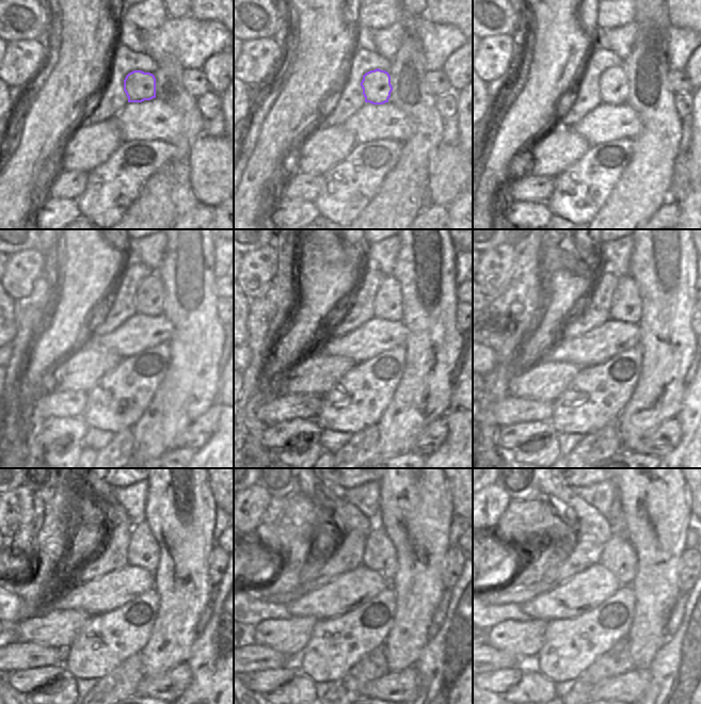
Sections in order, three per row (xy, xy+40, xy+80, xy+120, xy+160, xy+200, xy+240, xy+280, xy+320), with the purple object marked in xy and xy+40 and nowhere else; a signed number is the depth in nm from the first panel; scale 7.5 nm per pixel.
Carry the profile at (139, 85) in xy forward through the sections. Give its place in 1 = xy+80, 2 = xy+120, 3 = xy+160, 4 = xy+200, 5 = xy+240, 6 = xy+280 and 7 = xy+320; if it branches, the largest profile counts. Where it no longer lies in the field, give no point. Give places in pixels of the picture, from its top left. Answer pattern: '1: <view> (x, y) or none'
1: xy+80 (614, 88)
2: xy+120 (149, 297)
3: xy+160 (387, 302)
4: xy+200 (626, 306)
5: xy+240 (143, 552)
6: xy+280 (380, 555)
7: xy+320 (619, 557)

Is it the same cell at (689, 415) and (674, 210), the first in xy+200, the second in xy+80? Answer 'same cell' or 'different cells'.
different cells

